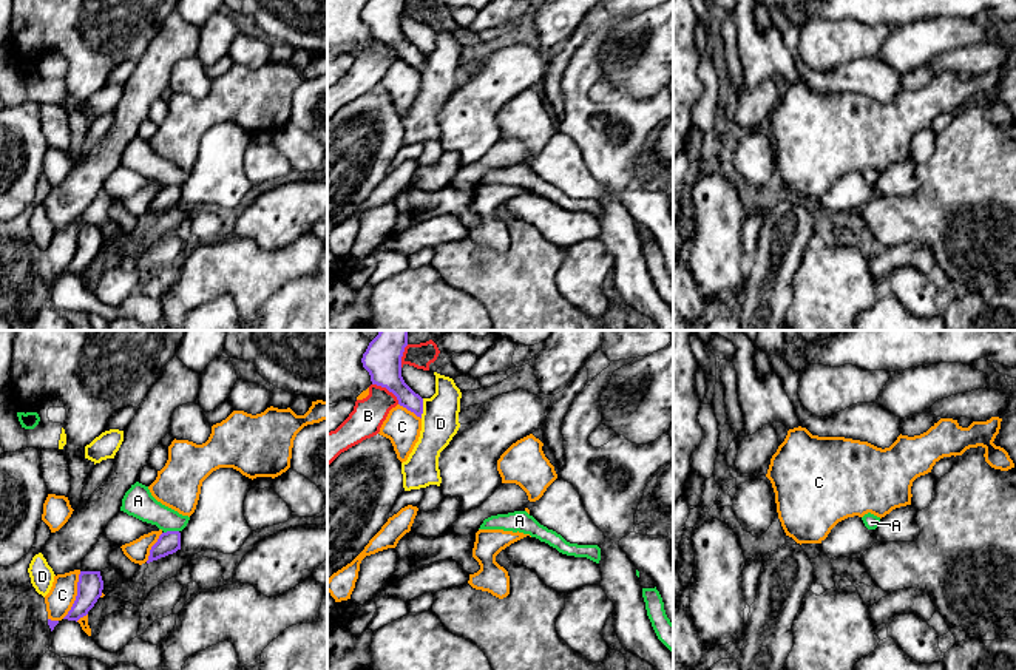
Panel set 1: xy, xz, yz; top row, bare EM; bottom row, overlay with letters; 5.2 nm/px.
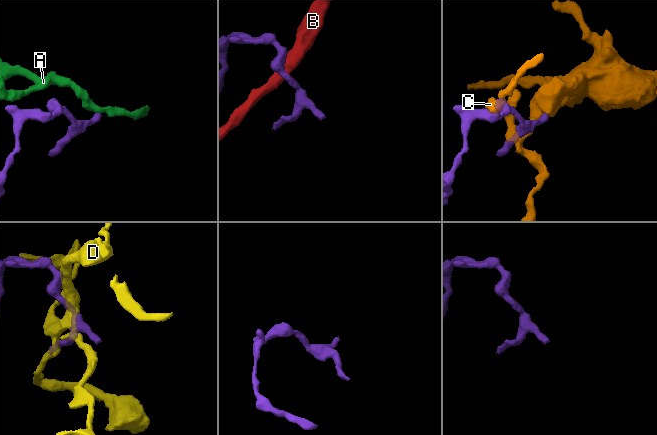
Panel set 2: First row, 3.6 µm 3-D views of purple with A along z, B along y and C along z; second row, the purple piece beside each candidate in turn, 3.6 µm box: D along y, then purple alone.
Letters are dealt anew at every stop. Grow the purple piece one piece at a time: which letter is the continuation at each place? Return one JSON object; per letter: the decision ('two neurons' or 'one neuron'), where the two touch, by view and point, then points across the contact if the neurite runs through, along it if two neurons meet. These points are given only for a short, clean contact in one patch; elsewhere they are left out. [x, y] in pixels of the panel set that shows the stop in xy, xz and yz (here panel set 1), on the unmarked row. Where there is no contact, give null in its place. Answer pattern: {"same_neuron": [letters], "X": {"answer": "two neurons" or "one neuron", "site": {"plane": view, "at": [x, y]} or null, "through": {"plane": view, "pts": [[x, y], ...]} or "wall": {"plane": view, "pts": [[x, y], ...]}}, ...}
{"same_neuron": [], "A": {"answer": "two neurons", "site": {"plane": "xy", "at": [170, 186]}, "wall": {"plane": "xy", "pts": [[178, 184], [164, 187]]}}, "B": {"answer": "two neurons", "site": {"plane": "xz", "at": [388, 43]}, "wall": {"plane": "xz", "pts": [[372, 37], [386, 42], [399, 57]]}}, "C": {"answer": "two neurons", "site": {"plane": "xy", "at": [77, 249]}}, "D": {"answer": "two neurons", "site": {"plane": "xz", "at": [422, 62]}, "wall": {"plane": "xz", "pts": [[423, 53], [420, 71]]}}}

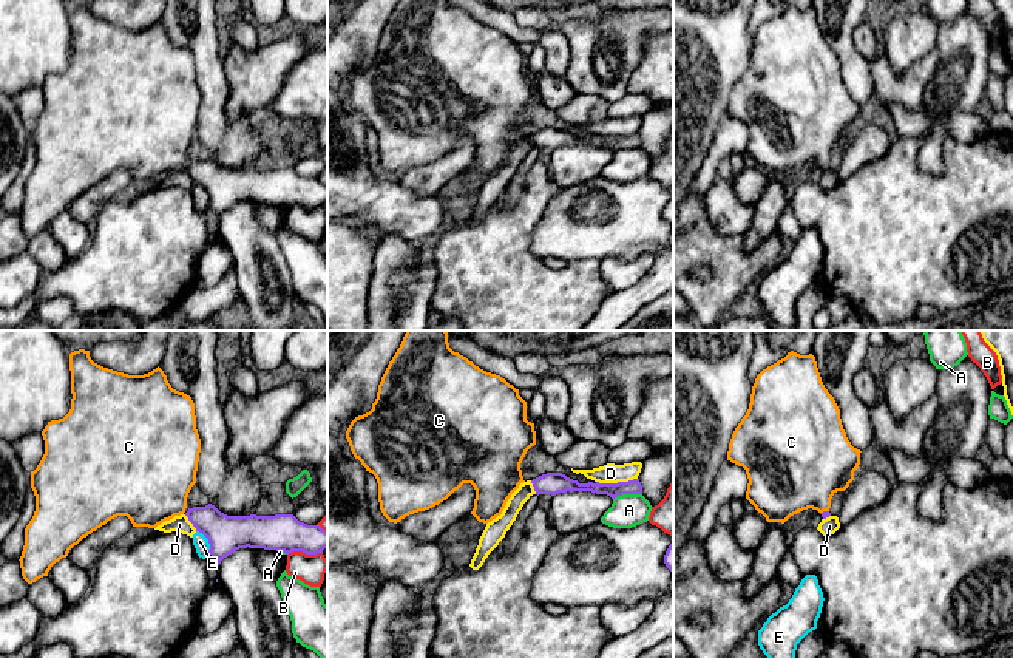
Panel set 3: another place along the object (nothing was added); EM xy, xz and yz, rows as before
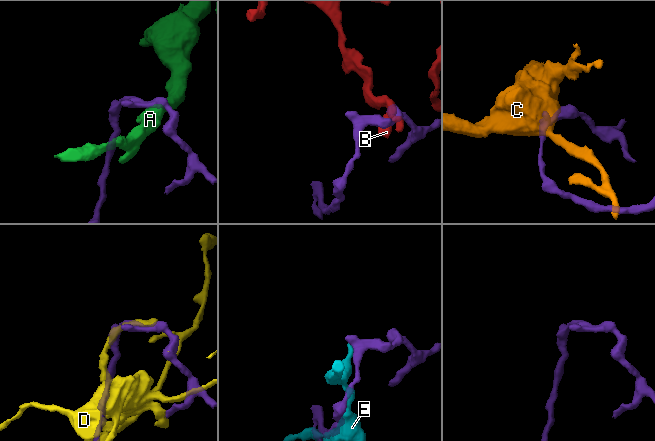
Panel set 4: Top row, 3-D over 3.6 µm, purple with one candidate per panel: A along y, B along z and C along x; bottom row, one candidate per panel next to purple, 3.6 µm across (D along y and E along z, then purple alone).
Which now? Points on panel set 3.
{"same_neuron": ["C"], "A": {"answer": "two neurons", "site": {"plane": "xz", "at": [627, 147]}, "wall": {"plane": "xz", "pts": [[641, 147], [623, 147], [613, 153]]}}, "B": {"answer": "two neurons", "site": {"plane": "xy", "at": [304, 206]}}, "C": {"answer": "one neuron", "site": {"plane": "yz", "at": [823, 166]}, "through": {"plane": "yz", "pts": [[825, 169], [823, 166], [822, 156], [803, 122]]}}, "D": {"answer": "two neurons", "site": {"plane": "xz", "at": [618, 136]}}, "E": {"answer": "two neurons", "site": {"plane": "xy", "at": [209, 195]}}}

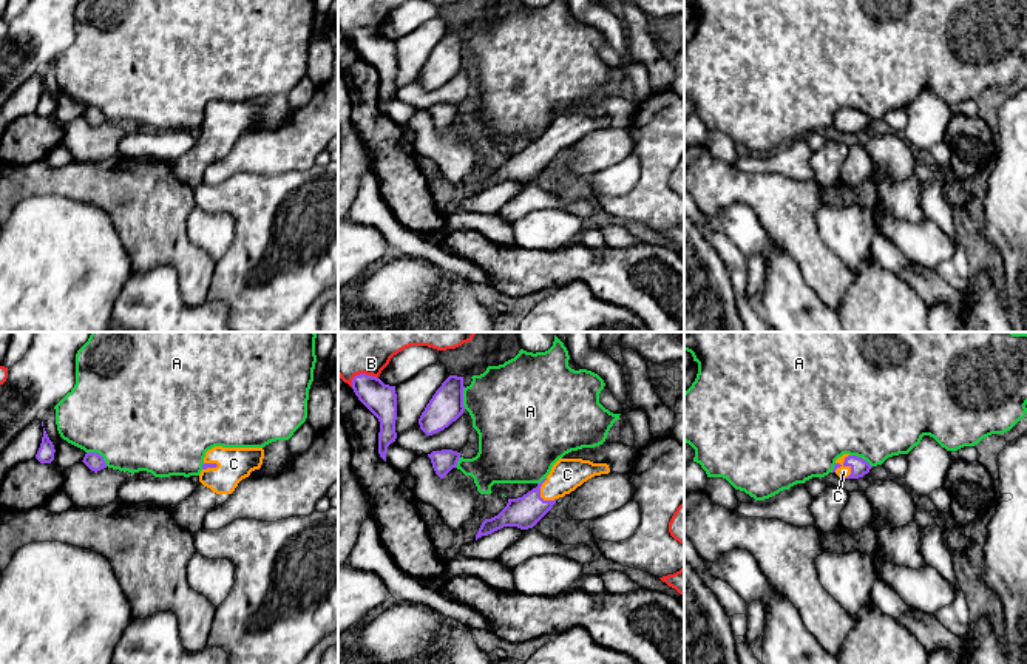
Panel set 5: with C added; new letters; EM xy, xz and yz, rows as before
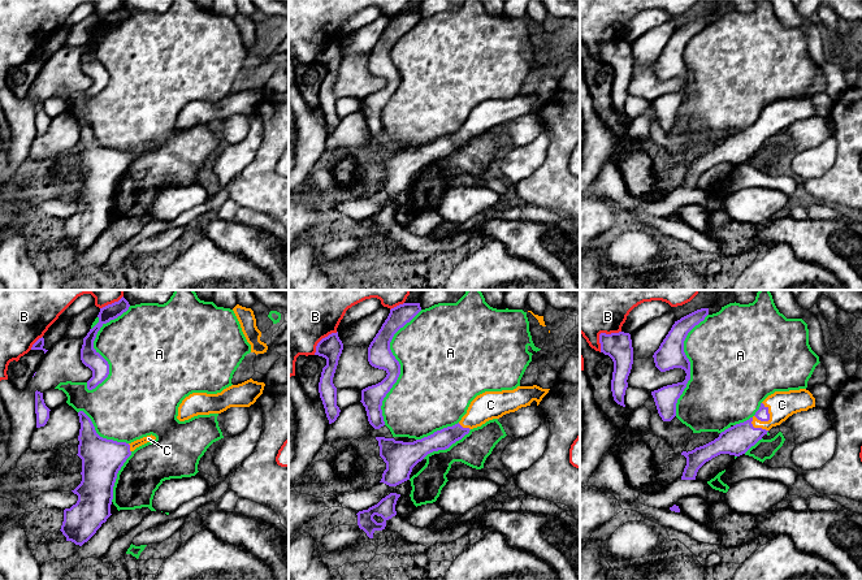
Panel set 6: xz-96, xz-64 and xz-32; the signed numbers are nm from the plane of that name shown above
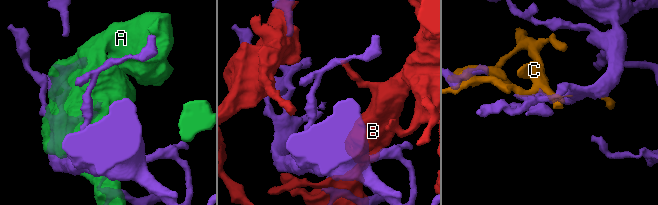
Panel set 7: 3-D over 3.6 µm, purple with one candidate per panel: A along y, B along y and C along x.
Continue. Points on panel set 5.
{"same_neuron": ["C"], "A": {"answer": "two neurons", "site": {"plane": "xy", "at": [99, 108]}}, "B": {"answer": "two neurons", "site": {"plane": "xz", "at": [360, 28]}}, "C": {"answer": "one neuron", "site": {"plane": "yz", "at": [848, 119]}, "through": {"plane": "yz", "pts": [[859, 121], [848, 119], [843, 125]]}}}

